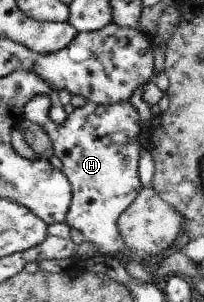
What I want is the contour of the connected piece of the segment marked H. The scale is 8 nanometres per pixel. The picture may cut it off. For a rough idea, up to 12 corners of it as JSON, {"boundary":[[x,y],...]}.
{"boundary":[[33,96],[24,119],[46,130],[71,181],[65,222],[99,255],[142,187],[139,114],[88,101],[63,124]]}

